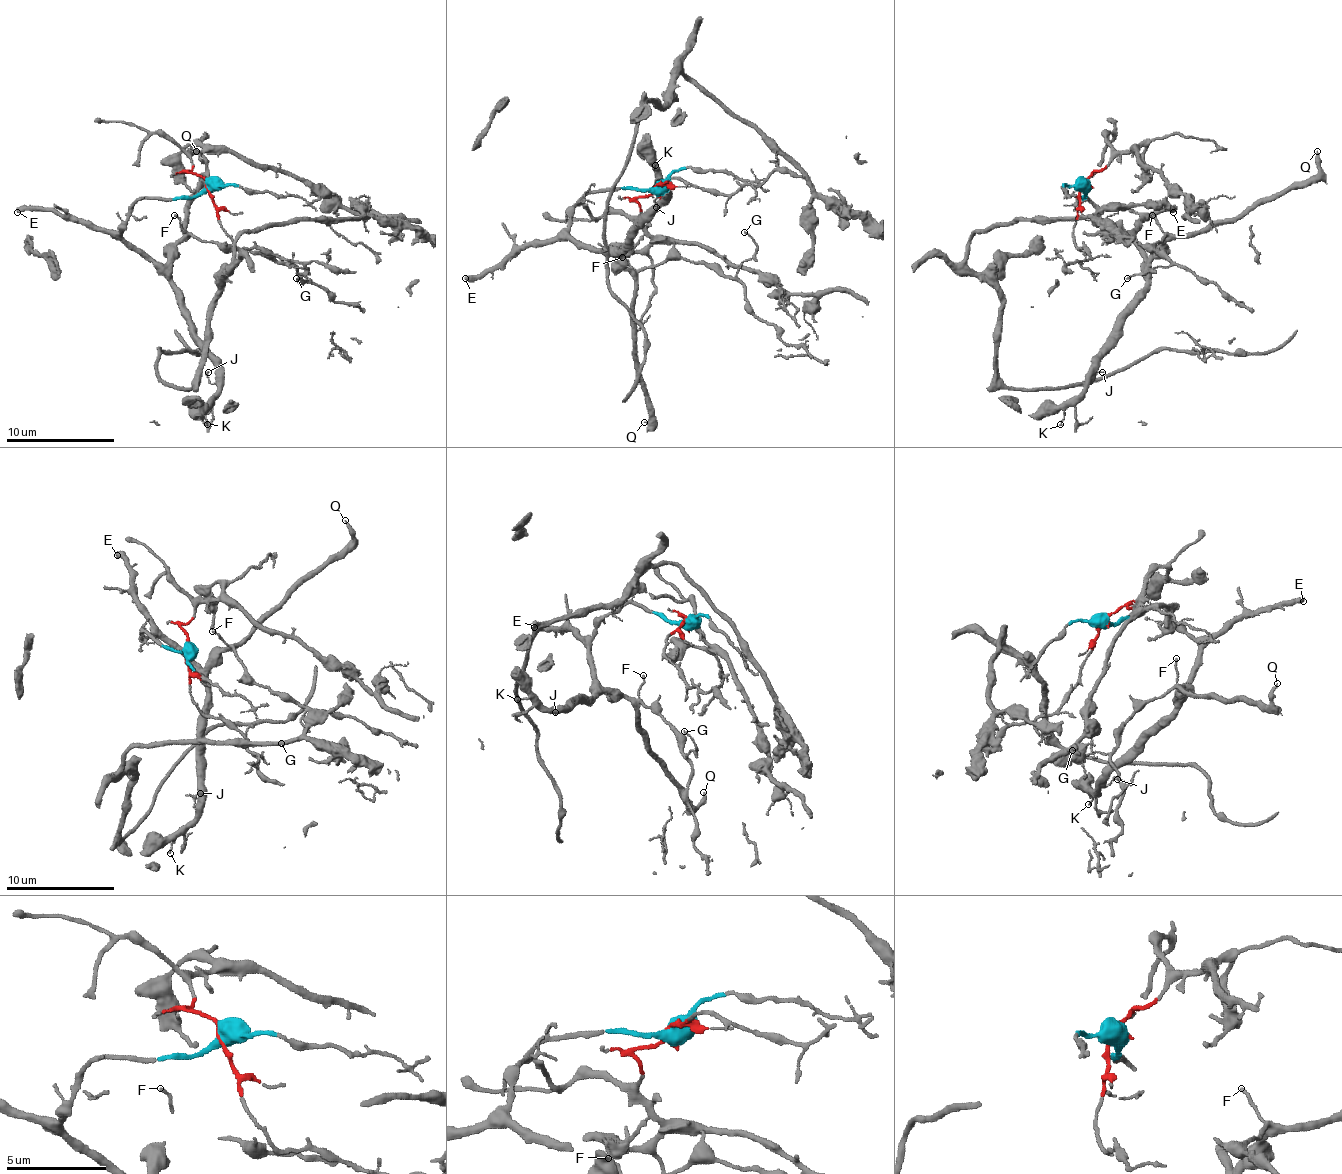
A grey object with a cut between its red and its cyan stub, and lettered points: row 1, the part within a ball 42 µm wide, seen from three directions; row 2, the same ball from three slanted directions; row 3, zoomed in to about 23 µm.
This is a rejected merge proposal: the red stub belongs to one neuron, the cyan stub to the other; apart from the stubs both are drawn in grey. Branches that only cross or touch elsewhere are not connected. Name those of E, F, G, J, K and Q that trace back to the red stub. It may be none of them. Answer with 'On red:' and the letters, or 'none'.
On red: none

